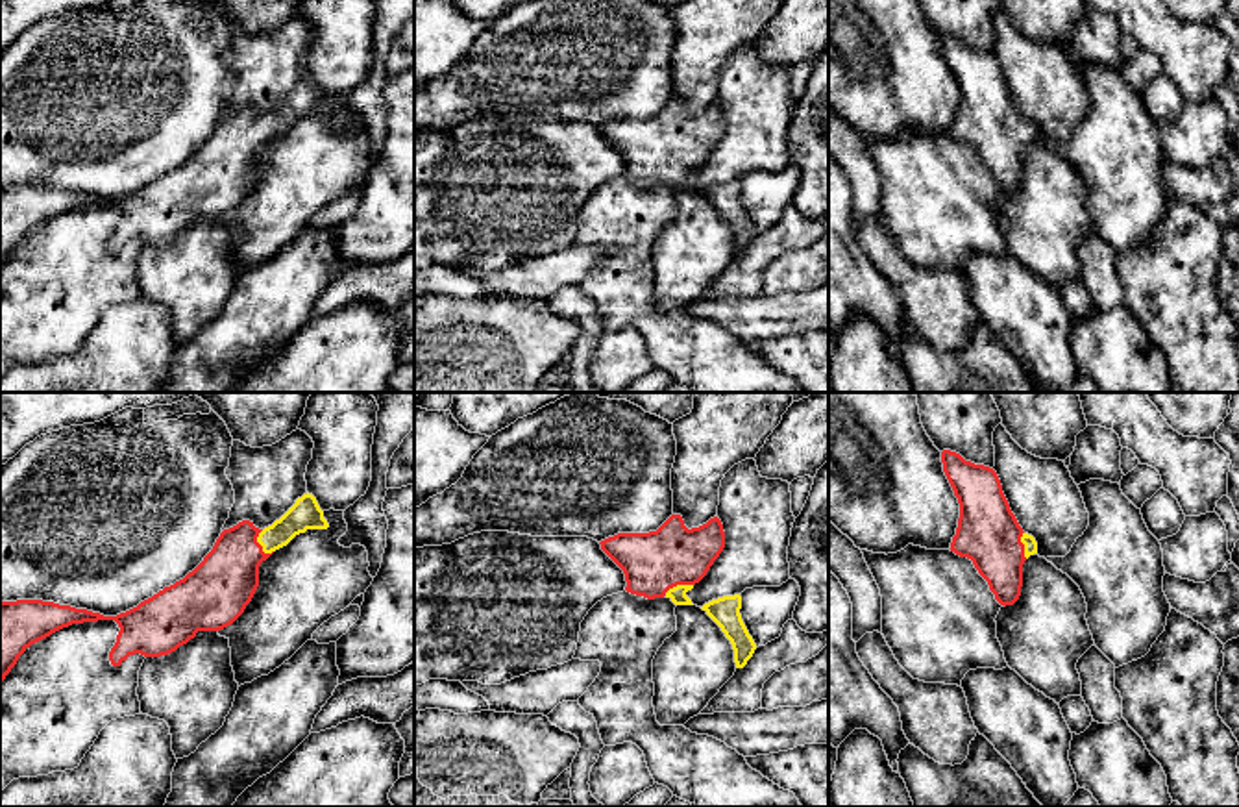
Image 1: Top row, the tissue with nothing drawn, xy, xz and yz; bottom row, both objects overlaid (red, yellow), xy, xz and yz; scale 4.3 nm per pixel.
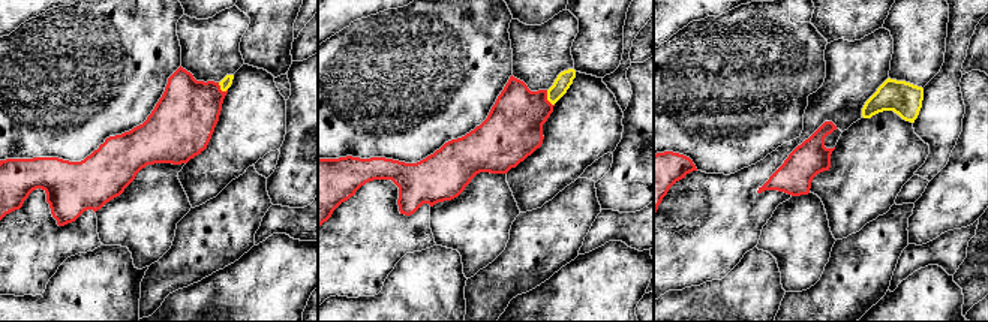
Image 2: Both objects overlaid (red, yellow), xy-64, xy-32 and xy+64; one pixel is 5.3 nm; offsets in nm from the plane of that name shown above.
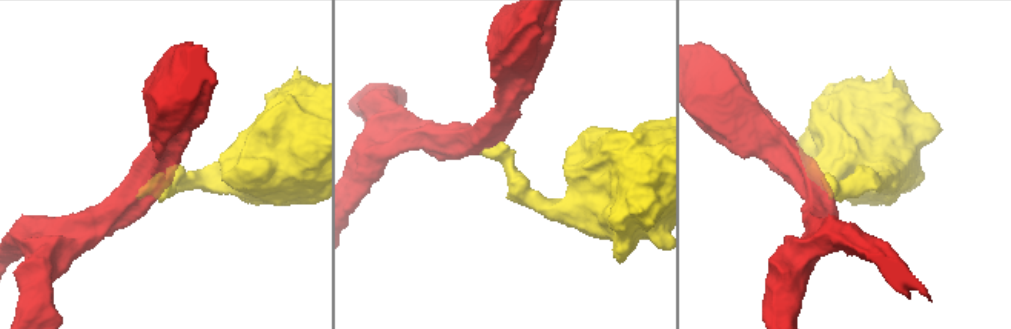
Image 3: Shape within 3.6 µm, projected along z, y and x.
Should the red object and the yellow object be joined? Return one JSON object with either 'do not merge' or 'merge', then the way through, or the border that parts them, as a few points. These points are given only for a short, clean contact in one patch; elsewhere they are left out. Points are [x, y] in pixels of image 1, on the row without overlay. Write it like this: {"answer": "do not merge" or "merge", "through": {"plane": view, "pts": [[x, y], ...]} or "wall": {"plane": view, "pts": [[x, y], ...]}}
{"answer": "merge", "through": {"plane": "xy", "pts": [[220, 173], [259, 130], [306, 99]]}}

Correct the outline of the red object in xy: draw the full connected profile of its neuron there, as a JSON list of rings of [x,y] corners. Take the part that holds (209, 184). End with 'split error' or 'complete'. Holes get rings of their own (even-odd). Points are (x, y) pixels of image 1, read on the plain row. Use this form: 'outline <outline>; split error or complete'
outline [[[307,78],[264,115],[250,106],[224,115],[192,157],[117,202],[43,185],[0,187],[0,268],[31,230],[72,209],[98,205],[118,209],[120,217],[109,237],[113,252],[120,252],[135,239],[168,241],[198,217],[220,217],[251,187],[263,146],[296,120],[327,113],[316,83]]]; split error

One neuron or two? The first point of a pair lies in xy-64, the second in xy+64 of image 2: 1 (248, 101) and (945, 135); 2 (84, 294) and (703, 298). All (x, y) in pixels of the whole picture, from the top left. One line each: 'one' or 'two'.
1: two
2: one

